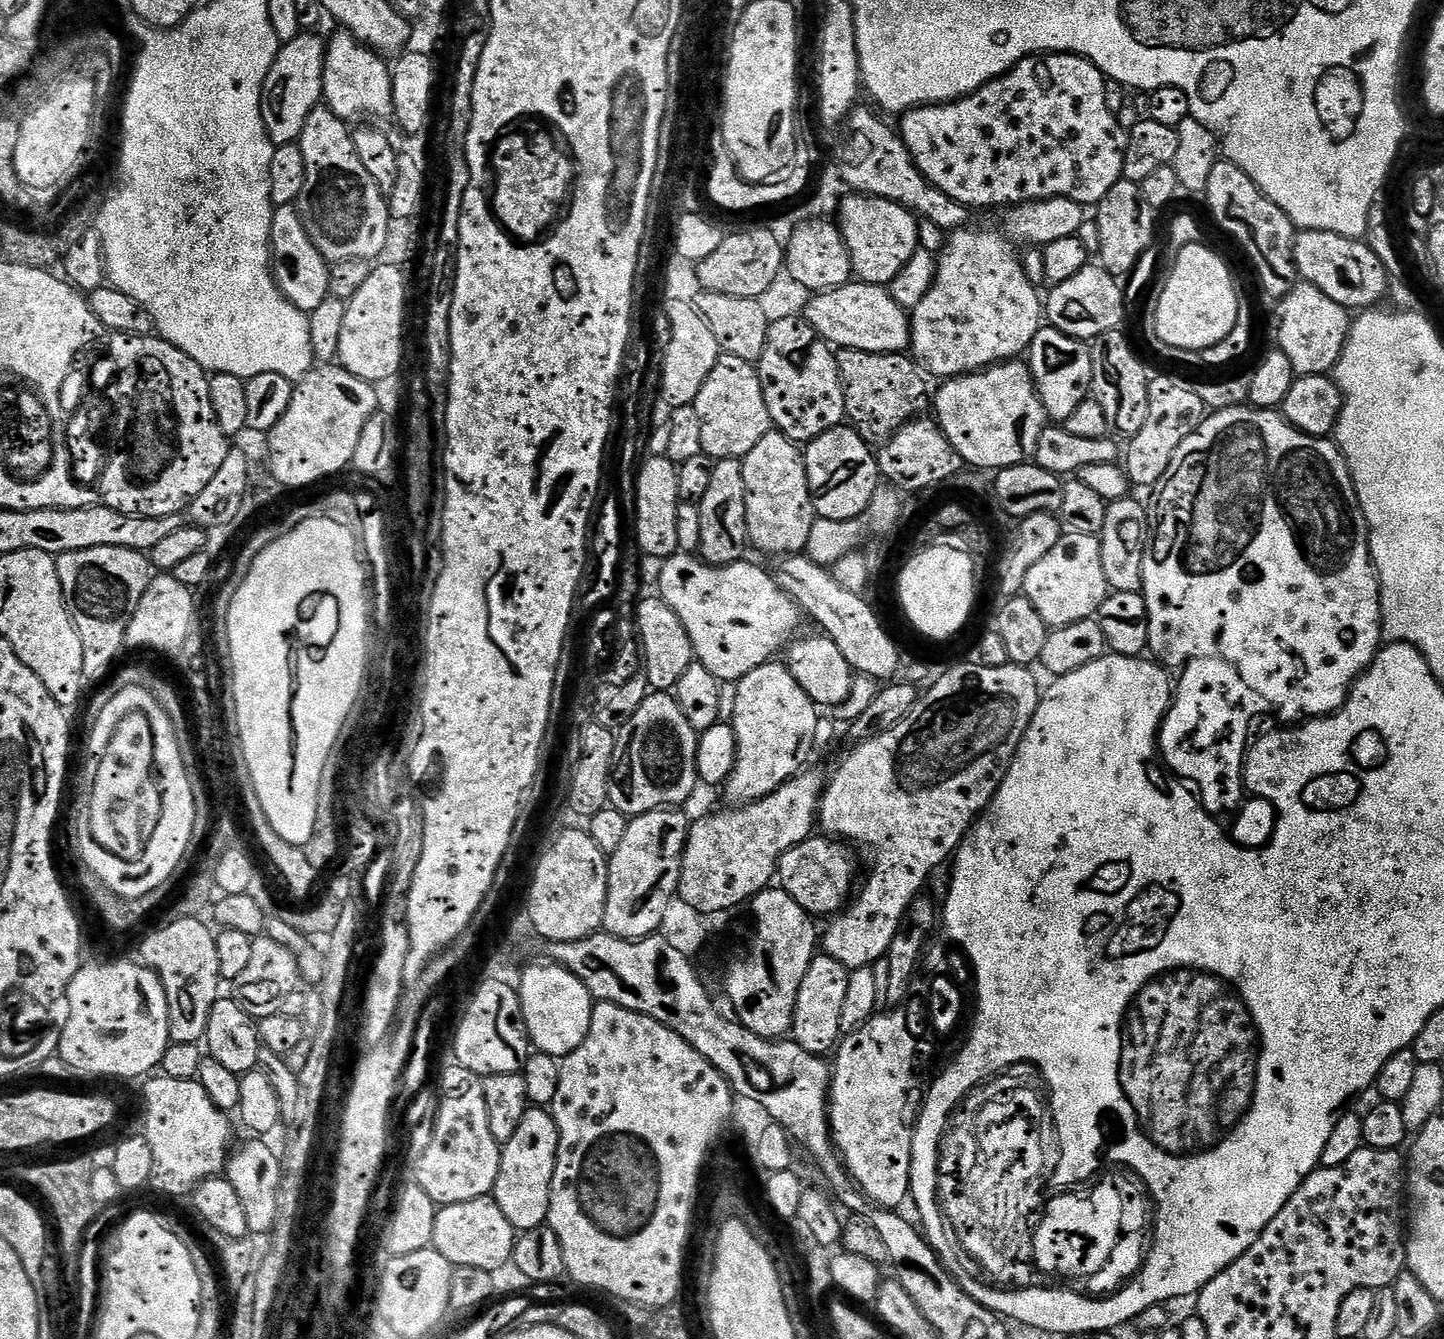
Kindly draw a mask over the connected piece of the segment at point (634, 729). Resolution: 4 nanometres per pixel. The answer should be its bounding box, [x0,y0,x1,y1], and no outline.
[610,691,700,818]

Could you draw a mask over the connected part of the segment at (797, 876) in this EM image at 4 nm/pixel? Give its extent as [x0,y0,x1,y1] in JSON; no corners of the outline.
[778,835,857,918]

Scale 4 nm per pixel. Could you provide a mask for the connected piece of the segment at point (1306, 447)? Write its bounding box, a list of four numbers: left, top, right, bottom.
[1144,406,1382,717]

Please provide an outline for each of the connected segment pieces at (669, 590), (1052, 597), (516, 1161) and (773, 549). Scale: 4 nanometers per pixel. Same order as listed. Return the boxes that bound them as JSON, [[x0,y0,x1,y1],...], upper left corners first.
[[658,554,802,682],[1023,531,1109,629],[491,1106,558,1232],[743,431,817,558]]

